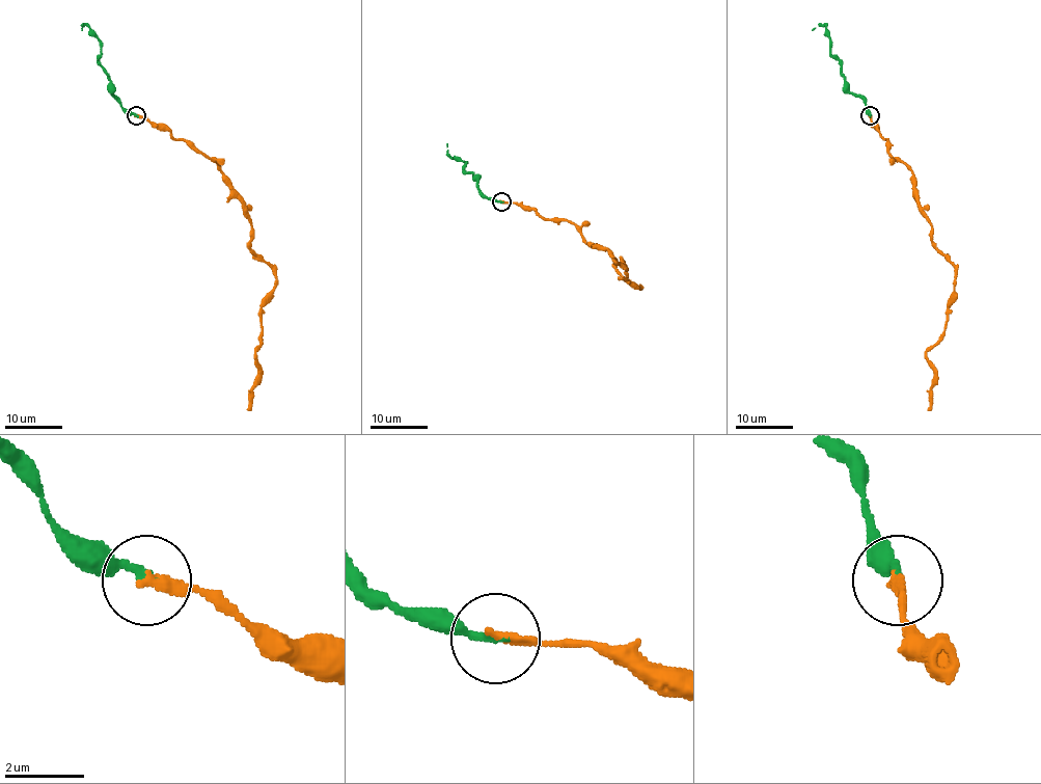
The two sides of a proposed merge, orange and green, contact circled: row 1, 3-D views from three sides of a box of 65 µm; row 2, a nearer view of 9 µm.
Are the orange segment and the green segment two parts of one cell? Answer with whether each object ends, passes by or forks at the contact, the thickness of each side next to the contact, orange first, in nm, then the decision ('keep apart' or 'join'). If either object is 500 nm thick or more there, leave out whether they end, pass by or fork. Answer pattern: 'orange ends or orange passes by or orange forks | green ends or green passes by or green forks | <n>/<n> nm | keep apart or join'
orange ends | green ends | 240/220 nm | join

